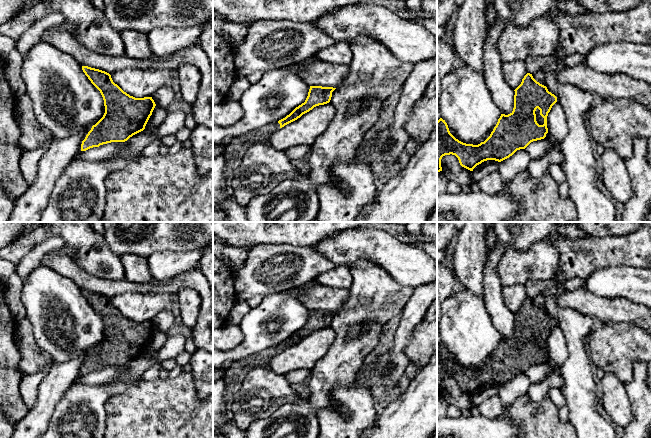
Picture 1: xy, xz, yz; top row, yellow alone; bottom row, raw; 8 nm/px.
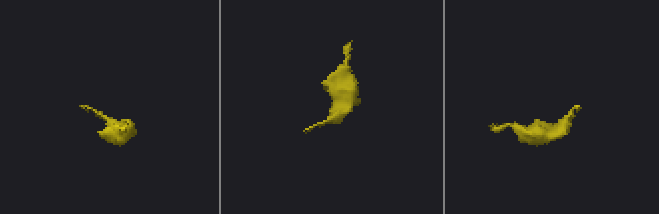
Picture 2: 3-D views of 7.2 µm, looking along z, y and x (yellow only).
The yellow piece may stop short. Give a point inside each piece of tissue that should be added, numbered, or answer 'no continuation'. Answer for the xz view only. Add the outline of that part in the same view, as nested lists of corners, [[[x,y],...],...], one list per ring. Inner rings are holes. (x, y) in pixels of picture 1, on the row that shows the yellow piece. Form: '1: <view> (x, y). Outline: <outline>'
1: xz (233, 152). Outline: [[[278,122],[272,123],[242,136],[233,138],[231,143],[224,147],[224,174],[226,180],[226,192],[228,194],[232,193],[231,178],[238,170],[244,153],[254,144],[268,144],[271,135],[278,129],[280,129],[280,124]]]

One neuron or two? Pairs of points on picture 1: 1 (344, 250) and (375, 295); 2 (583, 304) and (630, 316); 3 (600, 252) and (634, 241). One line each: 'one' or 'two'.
1: two
2: one
3: one

